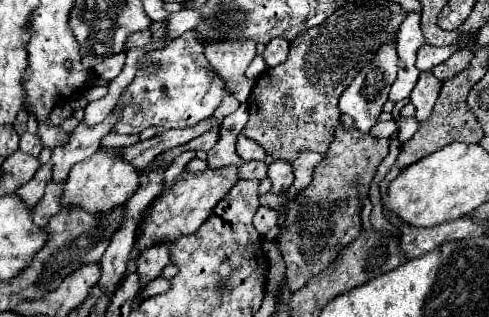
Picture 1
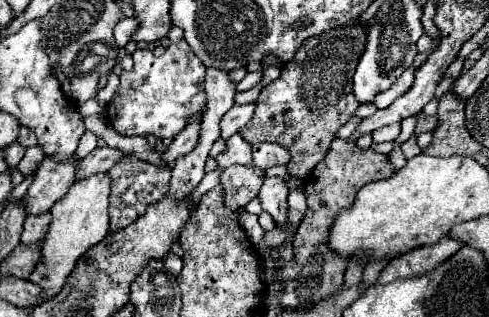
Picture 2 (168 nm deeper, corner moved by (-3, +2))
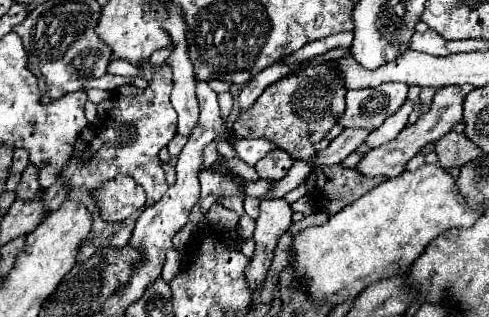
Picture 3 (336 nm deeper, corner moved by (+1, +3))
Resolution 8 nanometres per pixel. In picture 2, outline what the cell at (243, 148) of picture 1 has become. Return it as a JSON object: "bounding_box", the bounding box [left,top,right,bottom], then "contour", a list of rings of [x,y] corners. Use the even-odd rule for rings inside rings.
{"bounding_box":[253,142,289,168],"contour":[[[259,142],[253,144],[253,164],[259,168],[269,168],[275,164],[287,164],[289,162],[289,152],[277,144],[271,142]]]}

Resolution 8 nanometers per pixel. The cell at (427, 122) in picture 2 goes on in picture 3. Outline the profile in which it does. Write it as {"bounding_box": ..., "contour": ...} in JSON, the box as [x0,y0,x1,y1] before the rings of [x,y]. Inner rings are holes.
{"bounding_box":[355,85,471,177],"contour":[[[461,85],[459,91],[454,86],[438,89],[433,97],[429,113],[421,115],[415,125],[401,131],[393,141],[365,153],[361,157],[361,161],[355,165],[355,169],[361,171],[361,175],[365,175],[365,177],[397,177],[397,175],[401,175],[405,171],[405,163],[409,159],[413,159],[421,151],[421,147],[425,147],[431,141],[439,140],[453,129],[455,123],[463,121],[463,97],[469,91],[471,91],[469,85]]]}

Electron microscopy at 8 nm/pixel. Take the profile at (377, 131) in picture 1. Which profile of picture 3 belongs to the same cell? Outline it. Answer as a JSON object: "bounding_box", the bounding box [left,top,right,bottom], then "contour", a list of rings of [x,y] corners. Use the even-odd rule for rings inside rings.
{"bounding_box":[365,99,413,149],"contour":[[[407,99],[395,115],[391,115],[389,119],[385,119],[385,123],[379,129],[375,129],[375,131],[369,133],[369,137],[365,139],[365,143],[369,145],[369,149],[375,149],[375,147],[379,147],[383,143],[393,141],[407,127],[407,117],[409,117],[411,111],[413,111],[413,101]]]}

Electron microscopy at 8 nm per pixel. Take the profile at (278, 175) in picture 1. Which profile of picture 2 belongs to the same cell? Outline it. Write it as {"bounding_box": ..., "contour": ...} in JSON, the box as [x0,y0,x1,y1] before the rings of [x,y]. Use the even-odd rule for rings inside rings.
{"bounding_box":[259,176,289,224],"contour":[[[281,176],[265,178],[259,190],[259,200],[263,210],[269,212],[277,224],[283,224],[287,218],[287,194],[289,186]]]}

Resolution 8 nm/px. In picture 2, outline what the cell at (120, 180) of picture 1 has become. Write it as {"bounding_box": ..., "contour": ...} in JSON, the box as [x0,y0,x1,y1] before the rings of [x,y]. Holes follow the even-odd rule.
{"bounding_box":[29,172,111,298],"contour":[[[101,172],[97,176],[89,176],[85,180],[75,182],[69,192],[51,208],[53,220],[43,244],[43,256],[37,264],[37,272],[29,278],[33,284],[43,288],[45,298],[53,298],[65,278],[75,268],[79,256],[83,256],[89,248],[93,248],[99,240],[103,240],[109,232],[109,194],[111,194],[111,176]]]}

